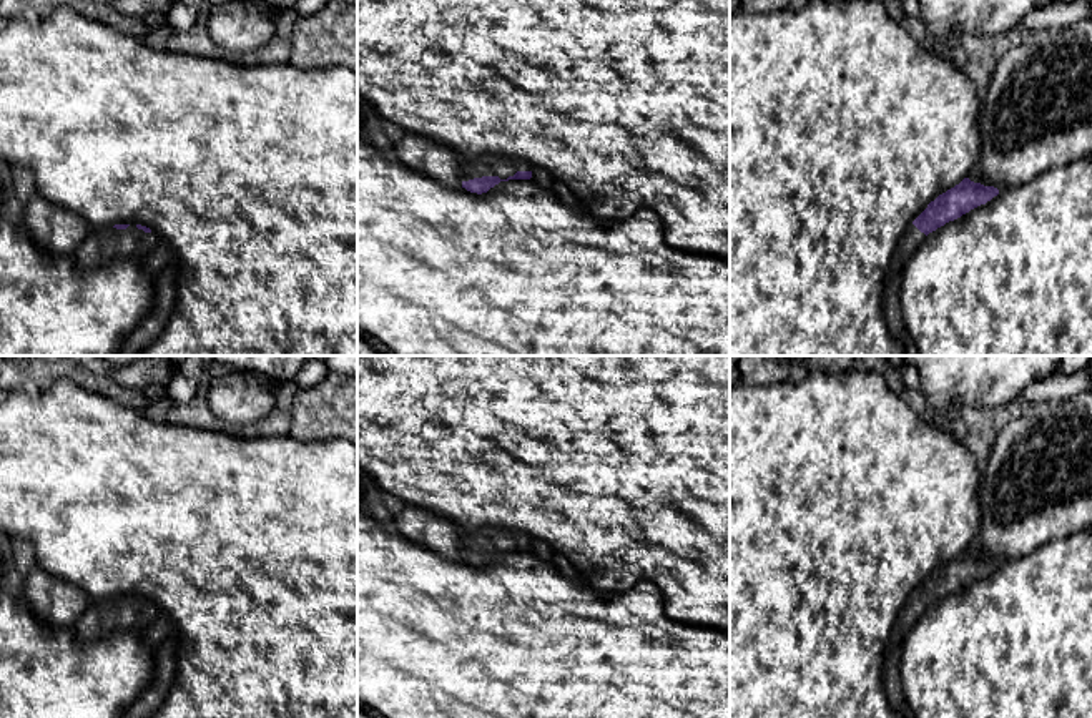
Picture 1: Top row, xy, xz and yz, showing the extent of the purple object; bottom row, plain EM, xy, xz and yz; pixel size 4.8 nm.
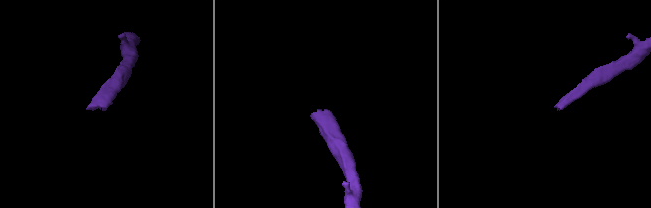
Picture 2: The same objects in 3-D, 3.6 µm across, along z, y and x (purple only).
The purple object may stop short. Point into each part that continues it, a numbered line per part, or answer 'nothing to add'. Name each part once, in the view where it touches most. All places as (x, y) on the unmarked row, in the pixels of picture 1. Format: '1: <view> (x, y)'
1: xz (489, 537)

